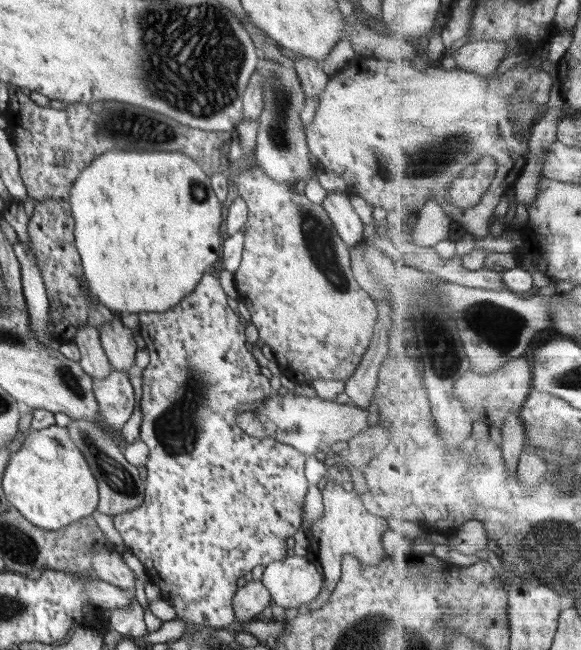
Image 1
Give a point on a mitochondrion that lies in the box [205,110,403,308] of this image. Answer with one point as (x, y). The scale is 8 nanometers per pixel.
(321, 245)

